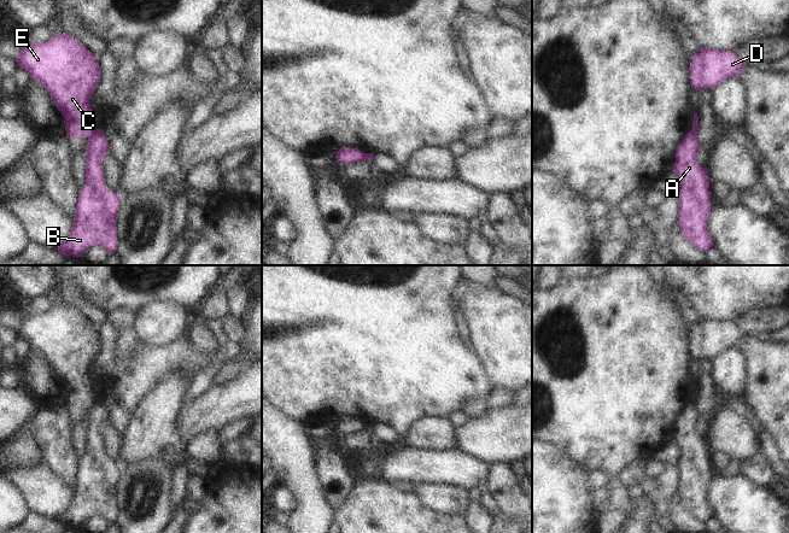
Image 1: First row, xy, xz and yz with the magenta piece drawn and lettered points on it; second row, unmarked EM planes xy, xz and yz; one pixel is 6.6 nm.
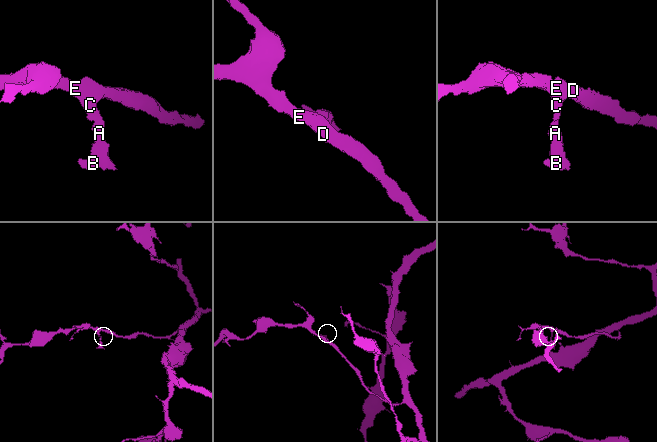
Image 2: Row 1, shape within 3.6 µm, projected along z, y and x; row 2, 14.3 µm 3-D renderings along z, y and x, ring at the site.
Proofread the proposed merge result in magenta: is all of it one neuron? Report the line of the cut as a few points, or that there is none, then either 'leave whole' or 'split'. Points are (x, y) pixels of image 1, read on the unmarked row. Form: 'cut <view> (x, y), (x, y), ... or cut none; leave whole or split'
cut xy (95, 399), (88, 405); split

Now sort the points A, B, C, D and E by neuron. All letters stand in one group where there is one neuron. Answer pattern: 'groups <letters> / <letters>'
groups A B / C D E

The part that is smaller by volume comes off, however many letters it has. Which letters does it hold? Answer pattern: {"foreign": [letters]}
{"foreign": ["A", "B"]}

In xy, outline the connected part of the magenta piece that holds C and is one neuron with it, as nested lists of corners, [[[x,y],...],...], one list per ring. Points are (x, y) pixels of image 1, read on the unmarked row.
[[[63,303],[21,320],[16,333],[47,359],[66,392],[66,406],[95,403],[89,369],[100,352],[98,327]]]

